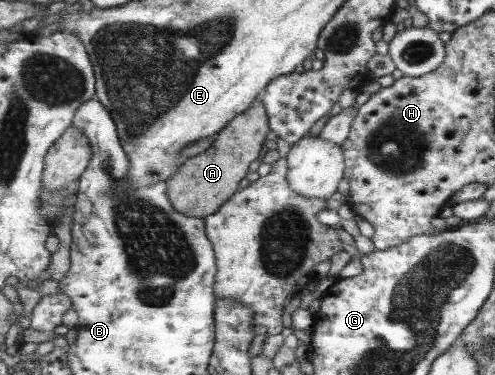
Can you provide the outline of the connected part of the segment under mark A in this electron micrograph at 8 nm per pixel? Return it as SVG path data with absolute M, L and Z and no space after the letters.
M257 97L255 103L247 112L237 116L231 123L223 129L215 139L215 143L206 149L204 153L196 155L195 158L189 158L180 167L179 173L169 180L169 199L171 199L173 209L177 213L183 213L185 217L201 217L203 219L218 213L223 205L227 204L241 189L241 181L247 177L249 167L253 161L261 160L265 152L265 141L267 141L267 133L269 133L269 117L267 117L267 109L263 98Z

